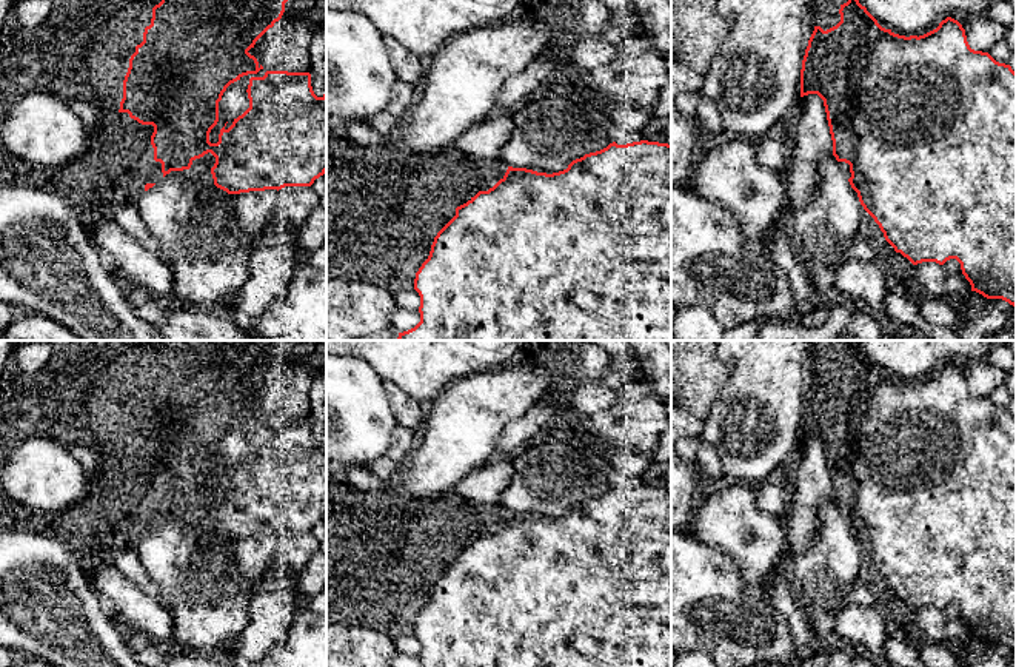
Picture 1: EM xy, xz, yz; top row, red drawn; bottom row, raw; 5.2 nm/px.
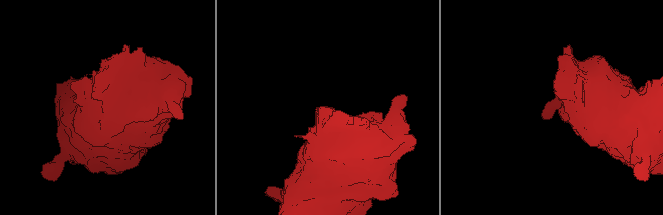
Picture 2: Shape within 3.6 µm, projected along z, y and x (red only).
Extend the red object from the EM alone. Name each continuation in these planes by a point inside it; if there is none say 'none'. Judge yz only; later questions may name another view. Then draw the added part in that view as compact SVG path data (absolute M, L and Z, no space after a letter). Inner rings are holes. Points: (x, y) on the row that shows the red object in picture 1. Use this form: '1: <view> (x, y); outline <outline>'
1: yz (822, 13); outline M814 0L810 6L810 11L804 14L804 34L802 34L802 57L808 46L808 40L816 26L820 26L824 31L836 26L841 22L839 9L848 0Z

